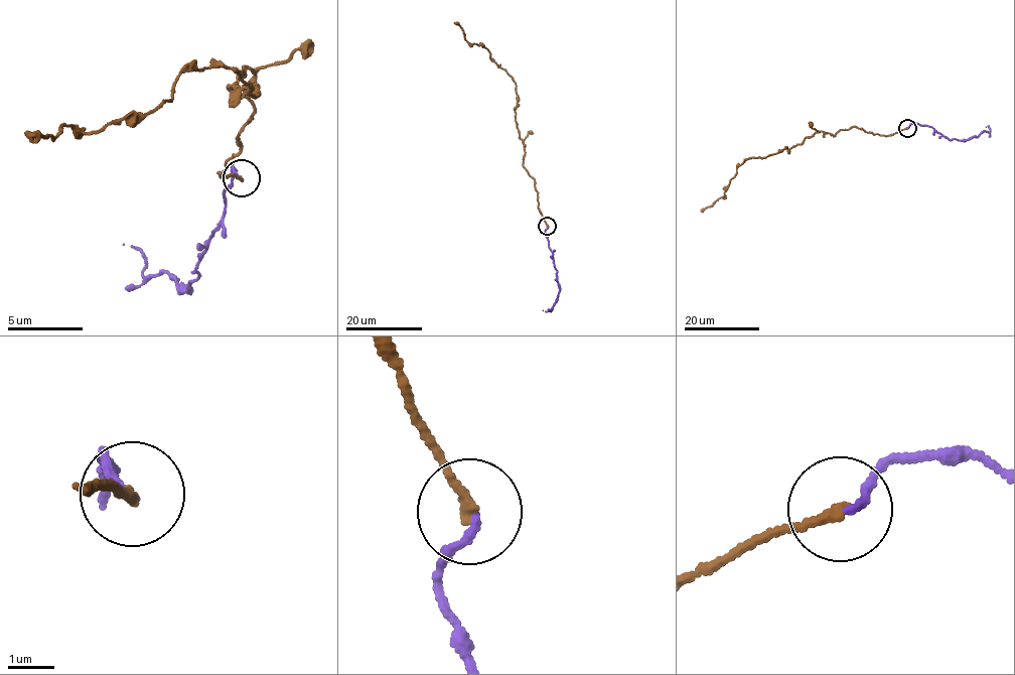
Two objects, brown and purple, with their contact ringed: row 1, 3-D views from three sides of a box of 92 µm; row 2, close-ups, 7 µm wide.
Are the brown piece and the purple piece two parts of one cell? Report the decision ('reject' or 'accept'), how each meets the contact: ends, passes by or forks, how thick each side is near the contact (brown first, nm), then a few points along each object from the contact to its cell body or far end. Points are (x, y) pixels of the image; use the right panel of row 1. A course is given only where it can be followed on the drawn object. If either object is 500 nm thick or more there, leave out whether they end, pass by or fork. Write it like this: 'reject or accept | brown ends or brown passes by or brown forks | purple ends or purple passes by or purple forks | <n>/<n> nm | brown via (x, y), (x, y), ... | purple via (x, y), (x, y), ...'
accept | brown ends | purple ends | 200/160 nm | brown via (907, 128), (887, 136), (854, 126), (834, 135), (819, 131), (789, 149), (749, 158), (722, 197), (700, 211) | purple via (907, 128), (916, 124), (927, 125), (950, 139), (967, 140), (989, 131), (986, 126)

